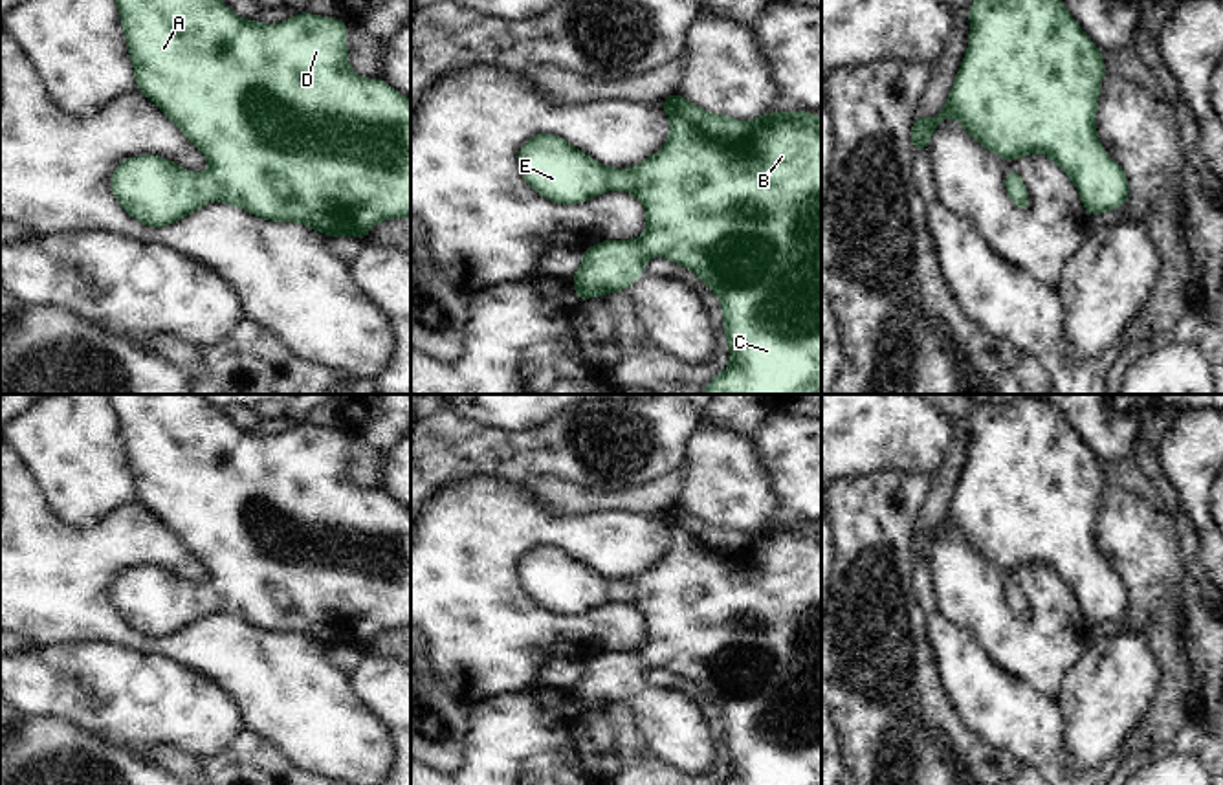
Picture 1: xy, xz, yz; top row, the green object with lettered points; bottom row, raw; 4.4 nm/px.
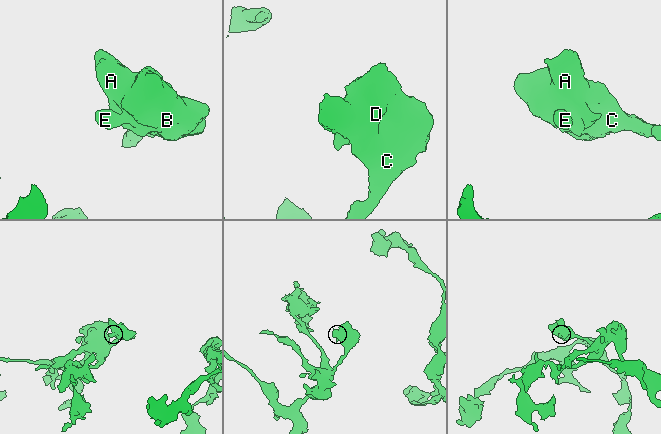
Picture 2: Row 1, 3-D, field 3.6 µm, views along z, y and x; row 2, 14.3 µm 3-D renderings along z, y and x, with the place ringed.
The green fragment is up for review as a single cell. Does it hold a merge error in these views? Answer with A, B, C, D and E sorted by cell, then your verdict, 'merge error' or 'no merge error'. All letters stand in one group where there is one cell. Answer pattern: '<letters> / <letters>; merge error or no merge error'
A B C D E; no merge error

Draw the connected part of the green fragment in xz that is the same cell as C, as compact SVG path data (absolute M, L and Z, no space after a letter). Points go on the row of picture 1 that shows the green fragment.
M678 92L666 97L660 106L667 114L671 132L664 147L631 169L614 169L598 163L583 150L572 147L556 134L535 134L521 145L517 163L524 182L543 198L559 205L581 204L616 187L638 198L645 207L645 235L633 240L601 240L581 251L583 260L572 277L578 299L603 297L611 292L623 292L640 279L645 262L653 255L669 259L700 277L722 304L724 337L730 348L730 365L713 376L700 394L821 394L821 116L812 116L809 110L799 112L768 112L750 121L737 121L724 114L706 112L700 106L686 101Z

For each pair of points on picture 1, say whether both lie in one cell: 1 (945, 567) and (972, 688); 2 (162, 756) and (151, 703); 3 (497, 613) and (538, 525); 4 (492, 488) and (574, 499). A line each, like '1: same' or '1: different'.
1: different
2: different
3: same
4: different

